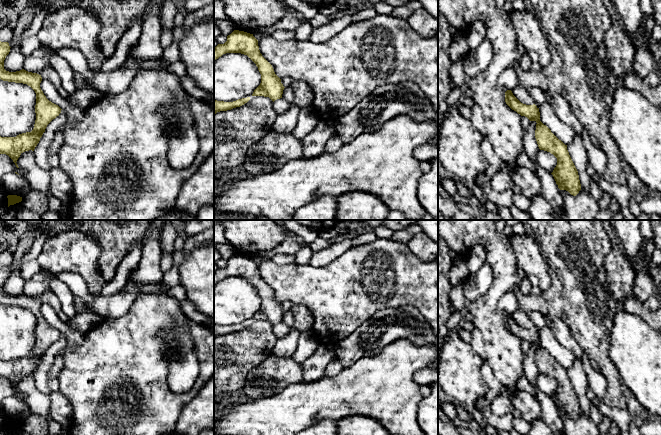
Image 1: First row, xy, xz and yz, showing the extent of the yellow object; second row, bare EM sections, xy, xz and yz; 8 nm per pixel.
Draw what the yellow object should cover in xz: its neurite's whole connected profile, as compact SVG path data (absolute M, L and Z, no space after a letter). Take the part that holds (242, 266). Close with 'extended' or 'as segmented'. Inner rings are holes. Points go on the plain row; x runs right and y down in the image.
M234 254L227 260L227 265L224 268L218 268L214 272L214 285L226 277L247 279L258 291L261 307L254 314L252 320L269 321L273 326L282 322L285 311L275 298L272 289L260 277L258 264L253 258Z; as segmented

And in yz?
M511 314L505 316L505 326L521 340L535 345L535 362L540 374L550 376L557 382L557 389L551 397L560 414L566 414L576 420L581 414L578 395L569 379L567 369L559 364L551 354L540 345L539 332L533 329L521 327Z; as segmented

